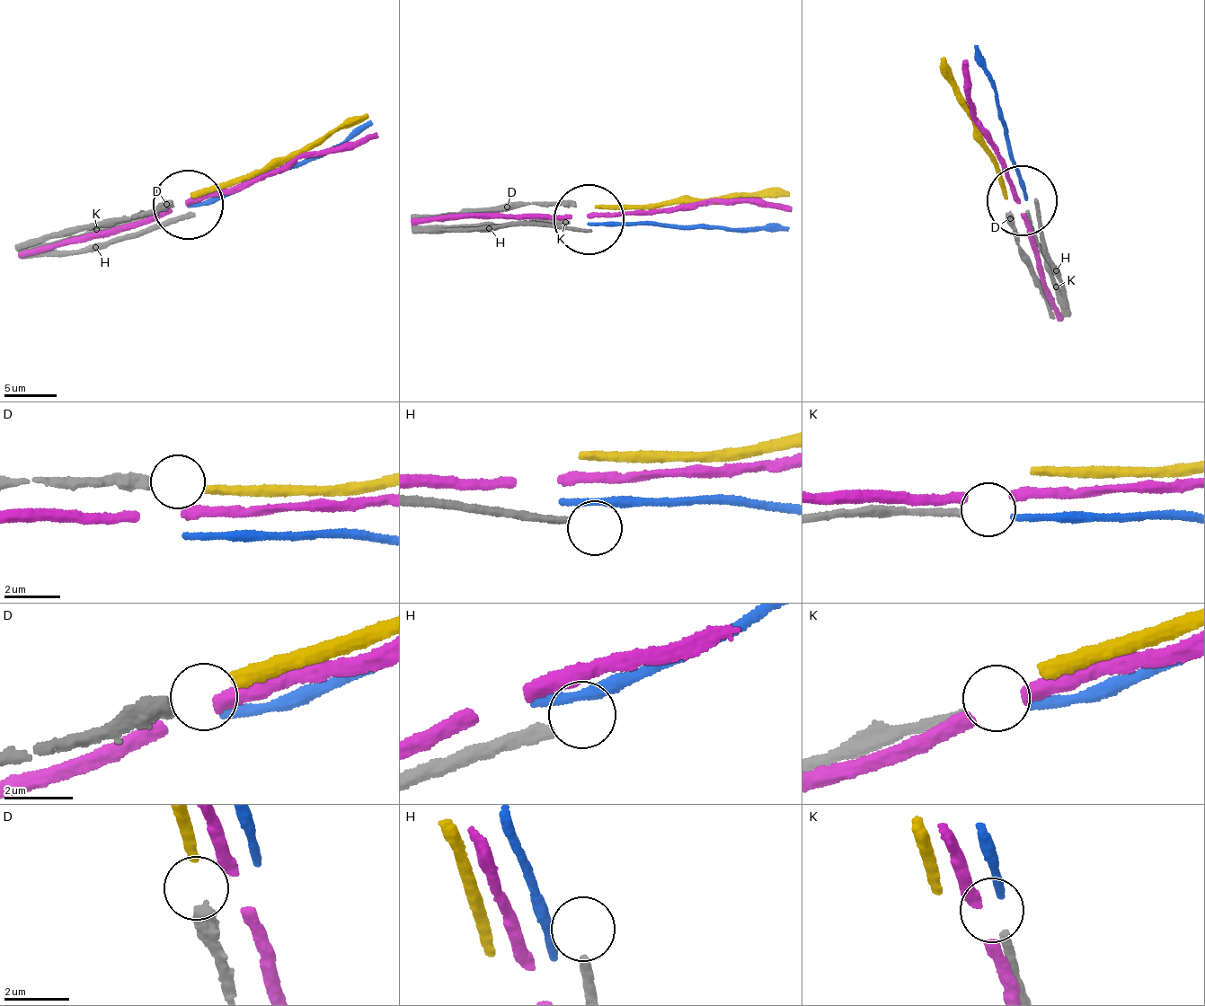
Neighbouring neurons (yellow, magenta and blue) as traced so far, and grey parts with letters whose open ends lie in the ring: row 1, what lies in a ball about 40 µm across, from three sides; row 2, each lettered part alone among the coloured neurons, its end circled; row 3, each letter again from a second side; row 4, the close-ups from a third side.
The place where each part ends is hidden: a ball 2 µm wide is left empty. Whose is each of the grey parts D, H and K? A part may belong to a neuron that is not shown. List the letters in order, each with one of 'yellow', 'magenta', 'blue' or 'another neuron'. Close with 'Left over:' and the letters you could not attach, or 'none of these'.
D: yellow
H: another neuron
K: blue
Left over: H

